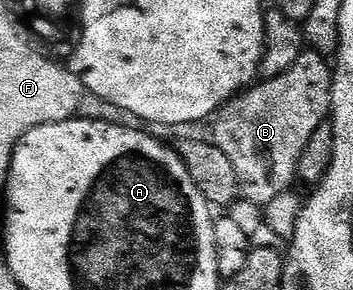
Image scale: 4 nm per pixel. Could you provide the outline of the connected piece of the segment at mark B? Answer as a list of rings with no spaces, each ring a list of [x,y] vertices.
[[[306,51],[296,61],[291,62],[287,71],[277,77],[270,77],[253,84],[247,91],[232,98],[219,110],[216,121],[214,144],[226,155],[237,171],[240,180],[261,197],[264,203],[272,201],[289,188],[288,185],[298,177],[300,160],[312,136],[328,120],[332,111],[332,75],[334,69],[323,52]]]

